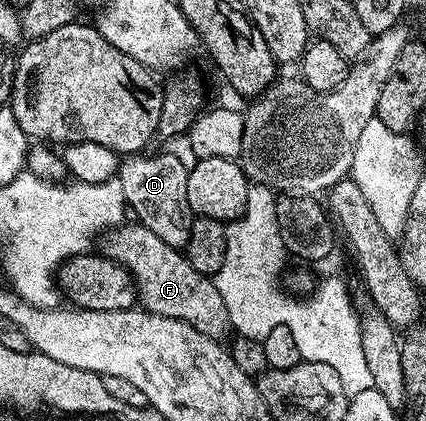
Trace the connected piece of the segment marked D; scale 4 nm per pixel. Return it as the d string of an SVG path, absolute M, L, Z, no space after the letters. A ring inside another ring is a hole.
M169 151L157 155L130 155L125 158L122 170L116 176L124 187L124 199L129 212L136 216L137 224L148 227L152 235L164 239L168 247L185 250L190 244L190 228L195 214L190 211L188 203L188 175L190 170L187 162L173 157ZM139 160L139 161L138 161Z

